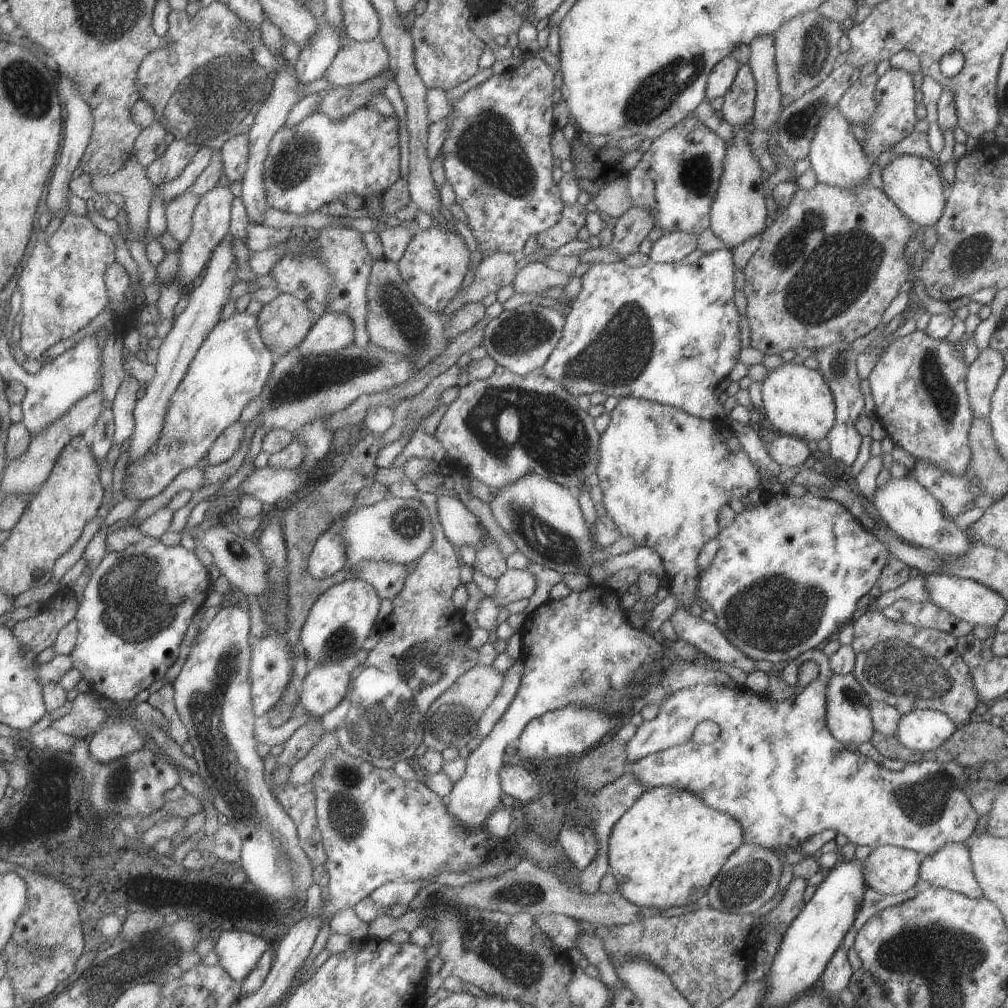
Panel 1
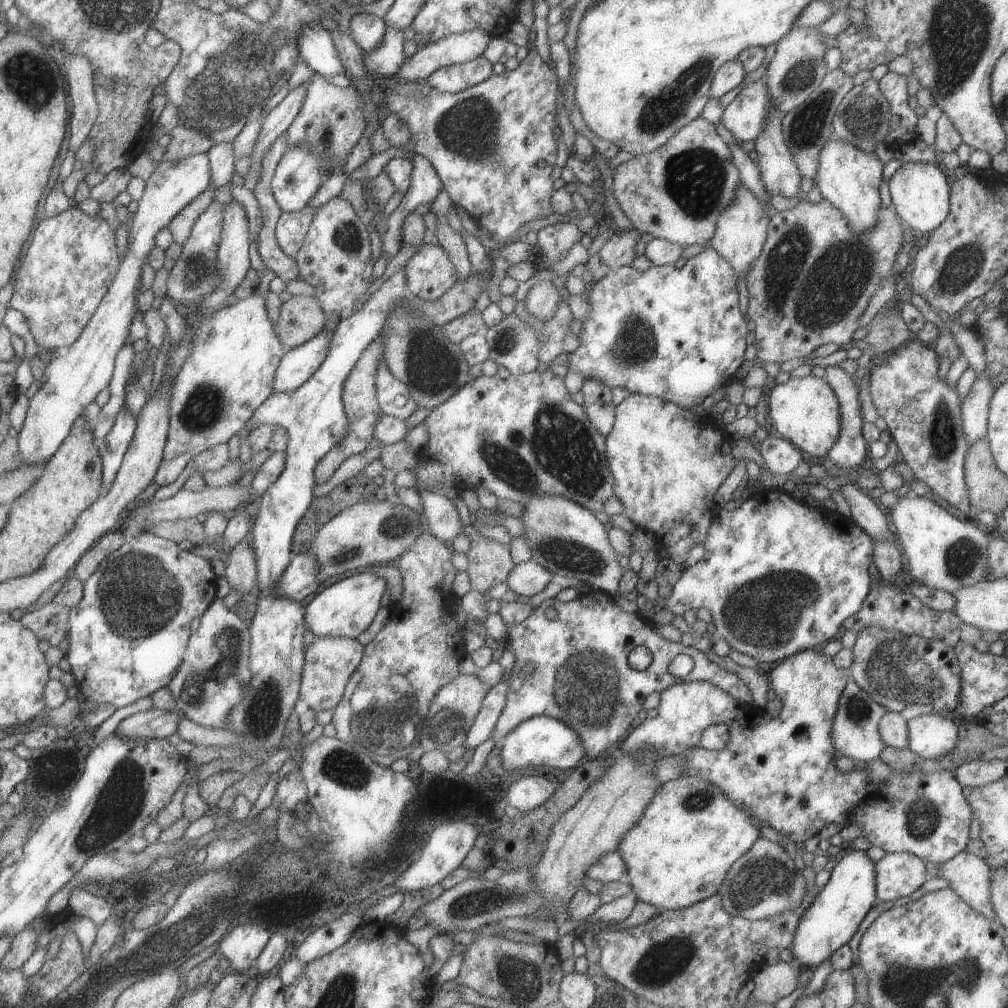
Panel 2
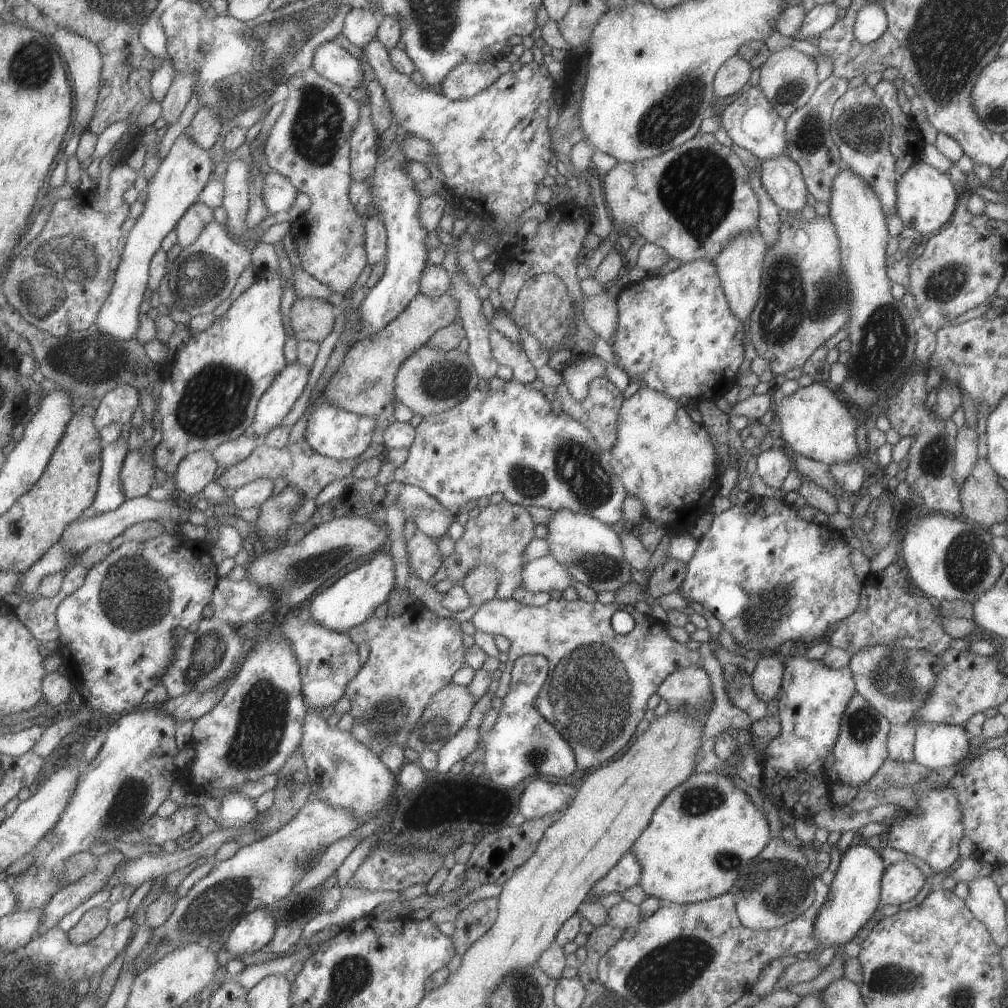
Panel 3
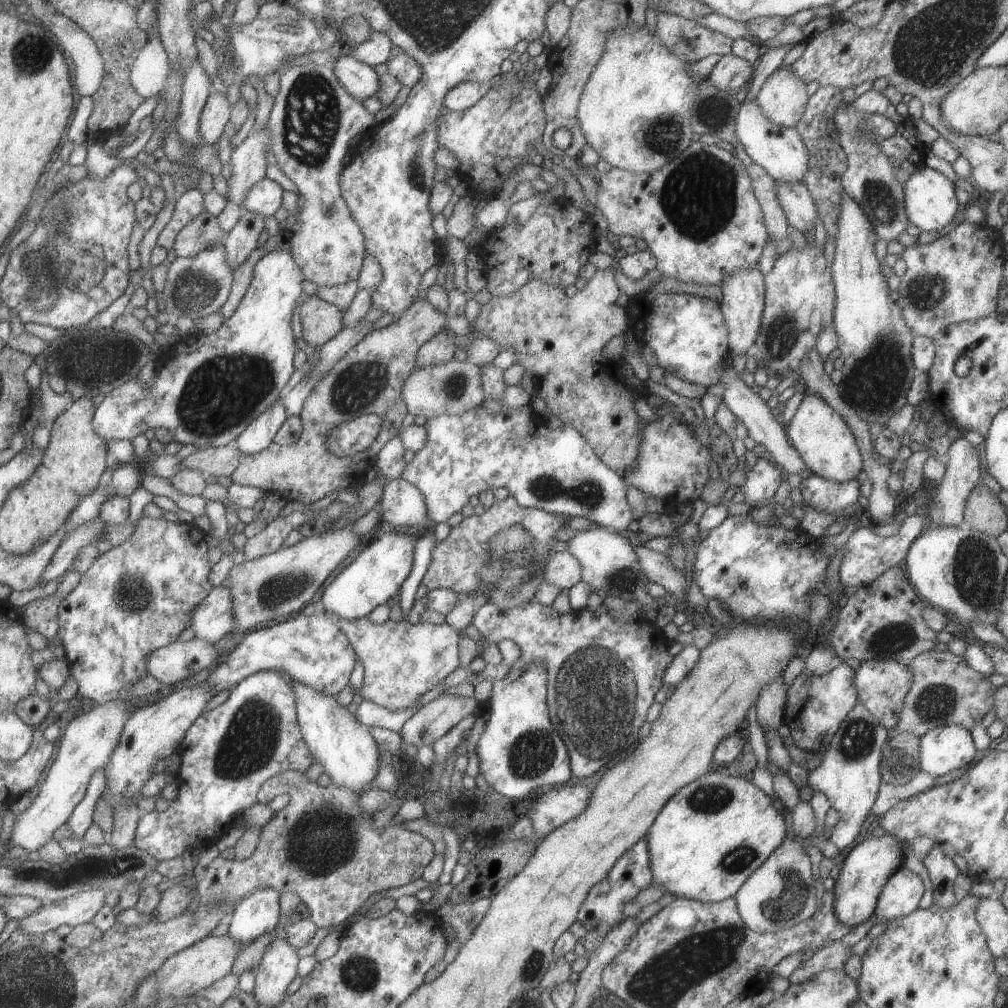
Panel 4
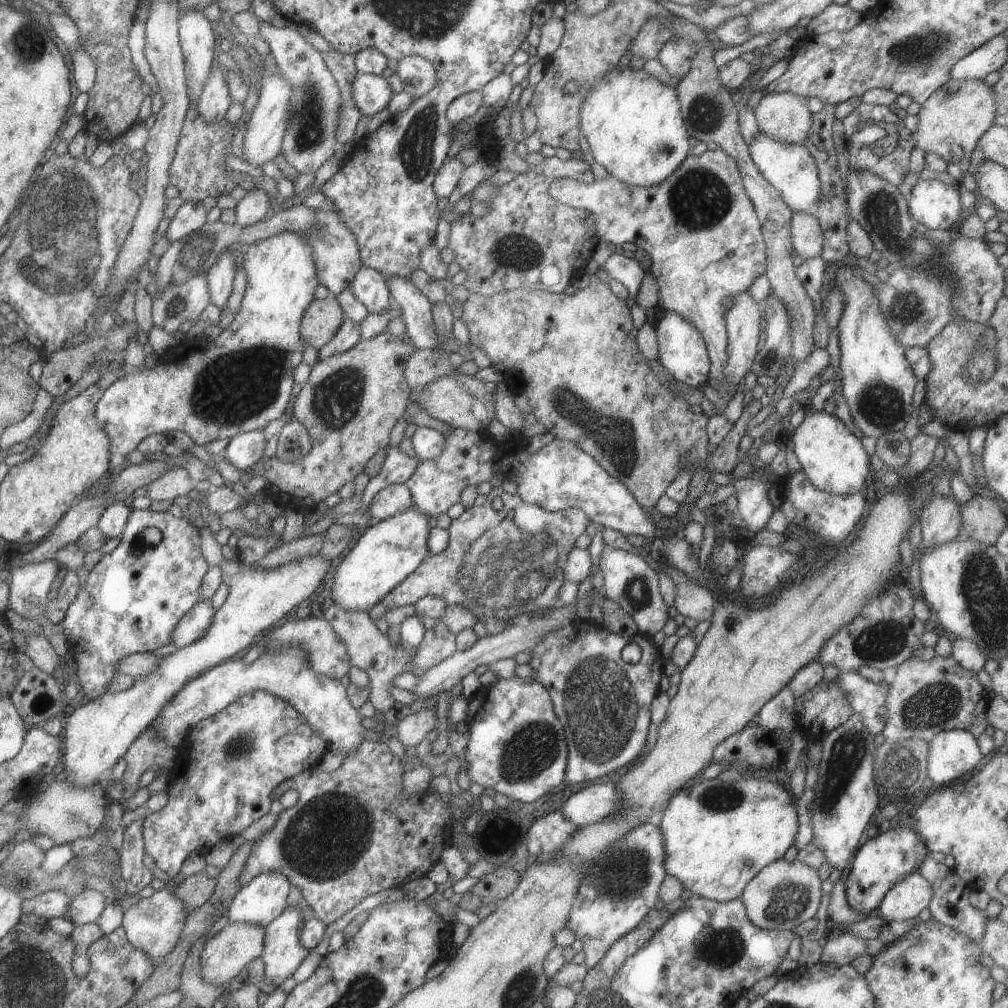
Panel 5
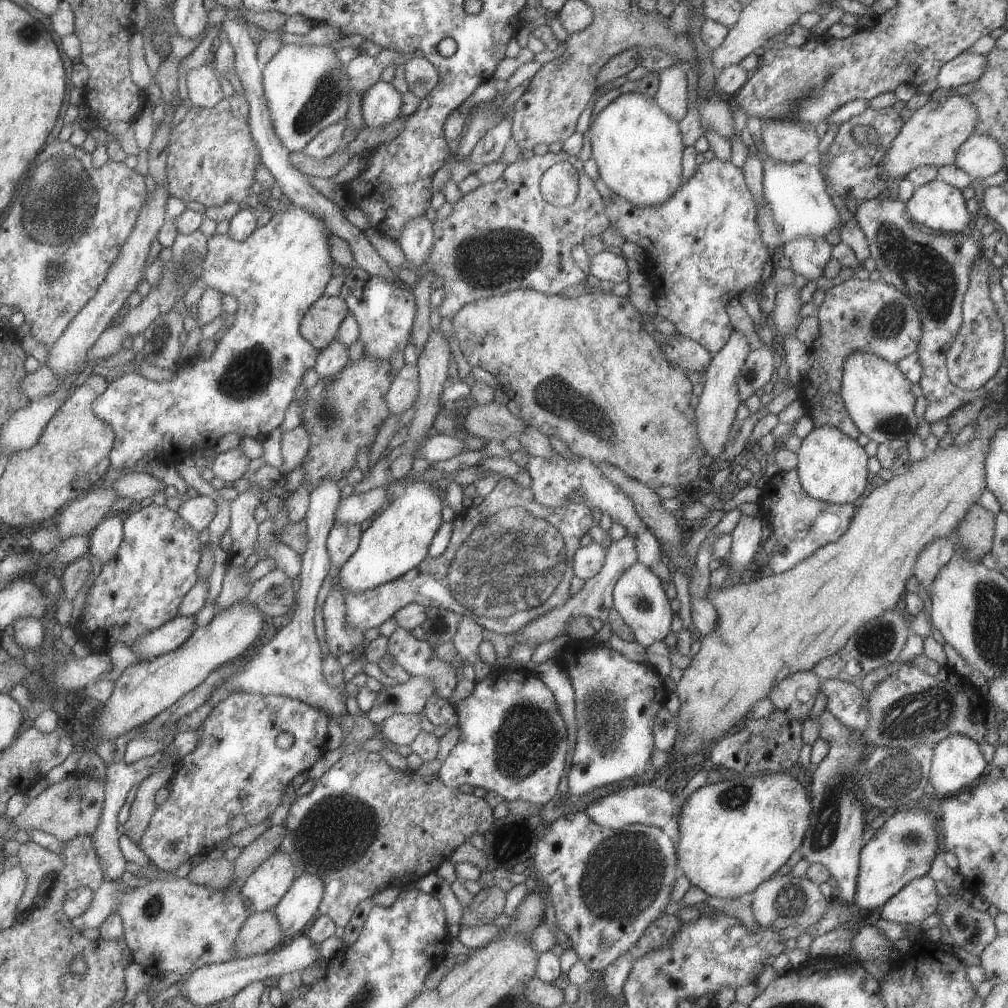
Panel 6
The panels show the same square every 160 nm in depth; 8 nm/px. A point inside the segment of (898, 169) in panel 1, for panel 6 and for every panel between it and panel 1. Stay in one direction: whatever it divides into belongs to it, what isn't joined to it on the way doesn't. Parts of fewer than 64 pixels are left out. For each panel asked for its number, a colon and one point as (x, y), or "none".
2: (919, 192)
3: (925, 198)
4: (929, 200)
5: (936, 205)
6: (936, 204)

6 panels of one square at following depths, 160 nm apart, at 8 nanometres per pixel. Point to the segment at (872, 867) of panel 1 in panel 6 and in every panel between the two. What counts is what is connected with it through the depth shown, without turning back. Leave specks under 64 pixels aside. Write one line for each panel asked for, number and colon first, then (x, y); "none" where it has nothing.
2: (897, 875)
3: (900, 882)
4: (900, 894)
5: (904, 900)
6: (917, 899)

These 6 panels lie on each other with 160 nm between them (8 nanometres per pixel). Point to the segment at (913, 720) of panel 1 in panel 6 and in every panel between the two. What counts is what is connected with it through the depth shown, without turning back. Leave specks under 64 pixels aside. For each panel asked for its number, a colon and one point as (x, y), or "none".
2: (931, 735)
3: (936, 745)
4: (945, 748)
5: (951, 753)
6: (957, 762)

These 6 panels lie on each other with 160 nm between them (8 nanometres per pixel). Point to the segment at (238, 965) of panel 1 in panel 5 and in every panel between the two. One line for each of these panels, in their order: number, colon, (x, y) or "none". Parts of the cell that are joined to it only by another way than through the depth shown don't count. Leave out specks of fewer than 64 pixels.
2: (242, 944)
3: (255, 929)
4: (256, 914)
5: (258, 902)

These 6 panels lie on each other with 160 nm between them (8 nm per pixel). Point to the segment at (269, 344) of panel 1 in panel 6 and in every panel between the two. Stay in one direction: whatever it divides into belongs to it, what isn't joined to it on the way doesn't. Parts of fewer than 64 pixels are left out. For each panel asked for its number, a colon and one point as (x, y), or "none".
2: (300, 318)
3: (312, 319)
4: (320, 321)
5: (321, 319)
6: (319, 324)

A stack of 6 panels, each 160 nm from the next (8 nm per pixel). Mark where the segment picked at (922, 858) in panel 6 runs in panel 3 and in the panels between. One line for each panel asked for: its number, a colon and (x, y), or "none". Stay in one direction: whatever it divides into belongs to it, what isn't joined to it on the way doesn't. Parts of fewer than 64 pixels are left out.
3: (854, 893)
4: (867, 866)
5: (879, 863)

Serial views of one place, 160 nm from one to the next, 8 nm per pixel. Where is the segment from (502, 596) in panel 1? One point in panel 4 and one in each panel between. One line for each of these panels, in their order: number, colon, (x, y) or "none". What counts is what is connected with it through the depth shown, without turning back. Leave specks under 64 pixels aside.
2: (525, 579)
3: (544, 574)
4: (561, 570)

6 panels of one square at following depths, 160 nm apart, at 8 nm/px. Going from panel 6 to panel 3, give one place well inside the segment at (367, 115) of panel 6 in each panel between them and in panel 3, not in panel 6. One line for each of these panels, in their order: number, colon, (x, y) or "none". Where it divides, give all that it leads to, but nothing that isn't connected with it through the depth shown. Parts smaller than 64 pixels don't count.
3: (330, 60)
4: (359, 80)
5: (371, 93)

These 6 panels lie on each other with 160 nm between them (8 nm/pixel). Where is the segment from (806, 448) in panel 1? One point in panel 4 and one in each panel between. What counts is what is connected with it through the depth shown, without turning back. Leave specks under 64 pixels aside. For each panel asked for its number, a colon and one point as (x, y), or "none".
2: (780, 456)
3: (772, 465)
4: (763, 478)

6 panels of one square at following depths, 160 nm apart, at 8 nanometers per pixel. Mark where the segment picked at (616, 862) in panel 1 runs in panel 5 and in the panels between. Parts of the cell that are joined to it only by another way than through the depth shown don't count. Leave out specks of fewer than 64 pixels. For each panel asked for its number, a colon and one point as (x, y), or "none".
2: (677, 853)
3: (705, 830)
4: (711, 834)
5: (717, 835)

